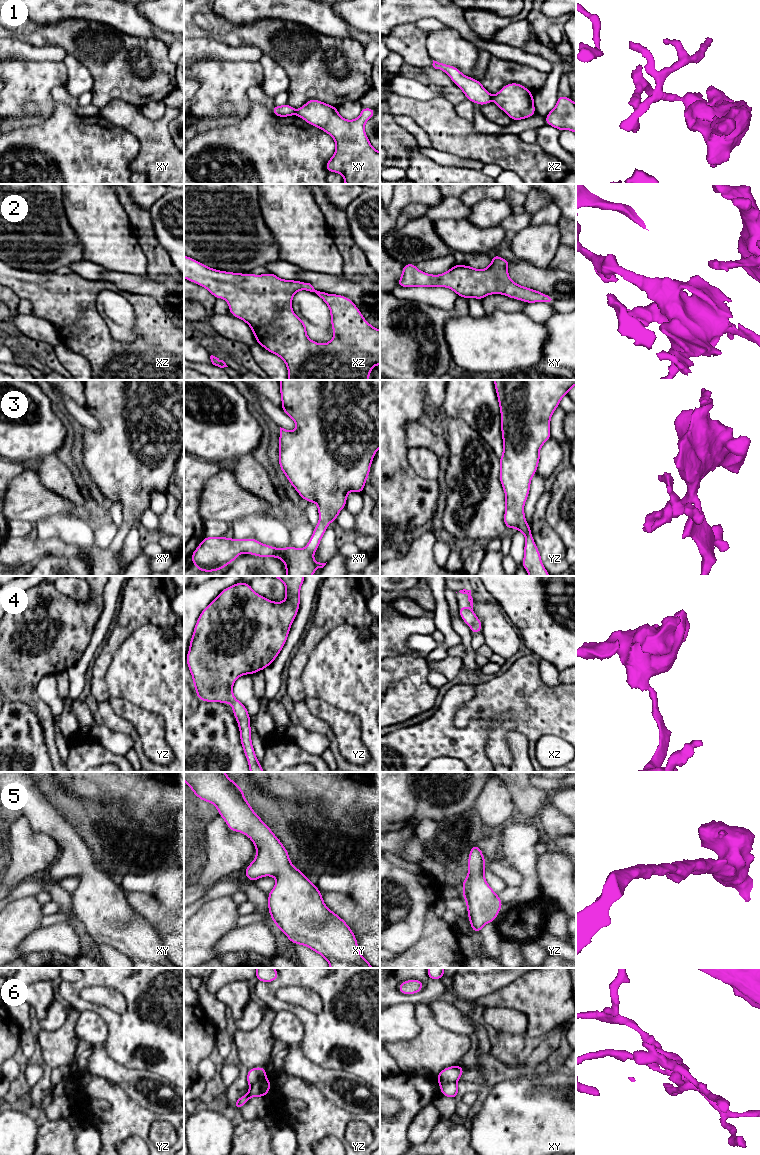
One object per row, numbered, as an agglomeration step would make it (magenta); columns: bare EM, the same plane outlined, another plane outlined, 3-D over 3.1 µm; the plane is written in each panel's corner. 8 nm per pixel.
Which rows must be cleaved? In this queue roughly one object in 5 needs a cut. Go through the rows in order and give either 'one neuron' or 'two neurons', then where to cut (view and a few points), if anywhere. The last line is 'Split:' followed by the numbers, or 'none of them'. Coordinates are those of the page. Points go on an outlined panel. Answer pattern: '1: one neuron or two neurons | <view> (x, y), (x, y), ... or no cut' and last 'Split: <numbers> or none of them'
1: two neurons | xy (295, 111), (296, 114)
2: one neuron | no cut
3: one neuron | no cut
4: one neuron | no cut
5: one neuron | no cut
6: two neurons | xy (456, 1081), (439, 1084)
Split: 1, 6

